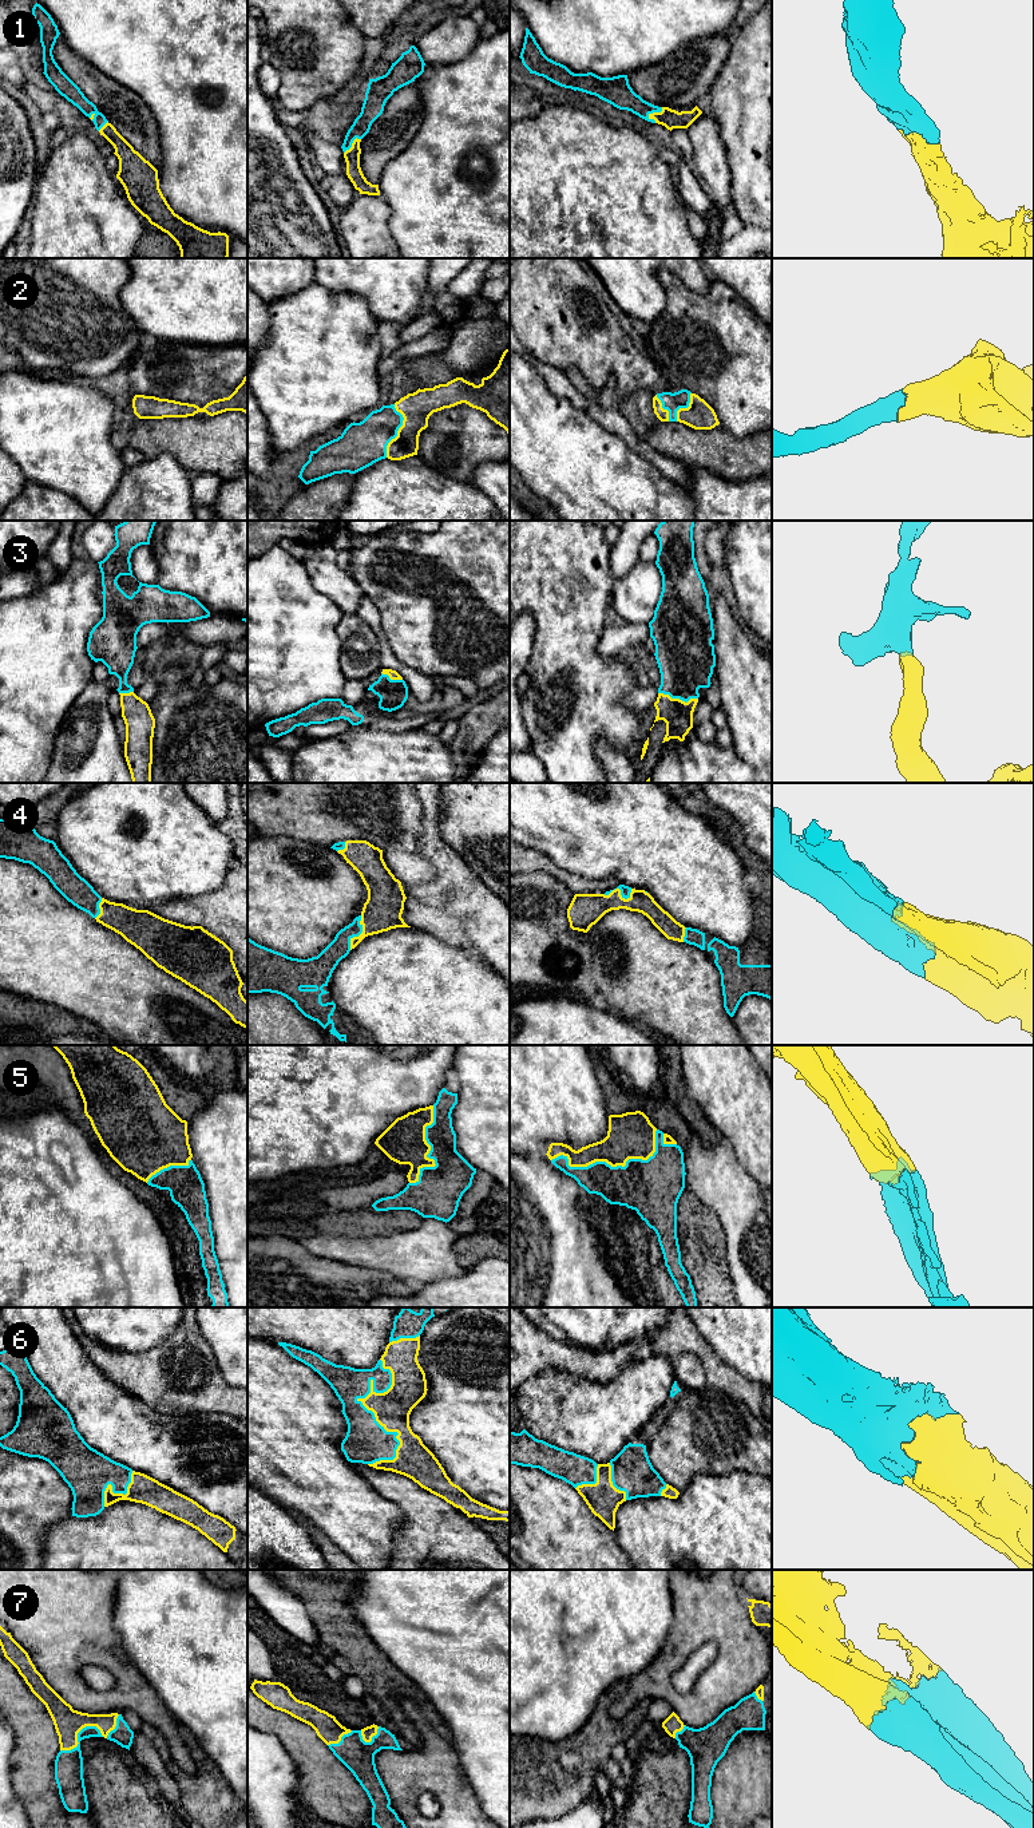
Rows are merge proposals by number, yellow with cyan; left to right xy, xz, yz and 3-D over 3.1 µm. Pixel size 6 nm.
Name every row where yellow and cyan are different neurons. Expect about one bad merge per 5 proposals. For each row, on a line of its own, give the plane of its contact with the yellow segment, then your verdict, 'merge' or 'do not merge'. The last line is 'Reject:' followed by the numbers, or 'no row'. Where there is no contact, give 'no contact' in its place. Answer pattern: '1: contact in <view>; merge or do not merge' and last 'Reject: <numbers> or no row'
1: contact in yz; merge
2: contact in xz; merge
3: contact in yz; merge
4: contact in xz; merge
5: contact in yz; merge
6: contact in xz; merge
7: contact in xy; merge
Reject: no row

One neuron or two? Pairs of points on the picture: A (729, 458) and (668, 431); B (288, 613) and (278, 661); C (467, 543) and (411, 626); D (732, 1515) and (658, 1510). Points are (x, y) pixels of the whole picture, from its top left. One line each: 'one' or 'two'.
A: one
B: one
C: one
D: one

